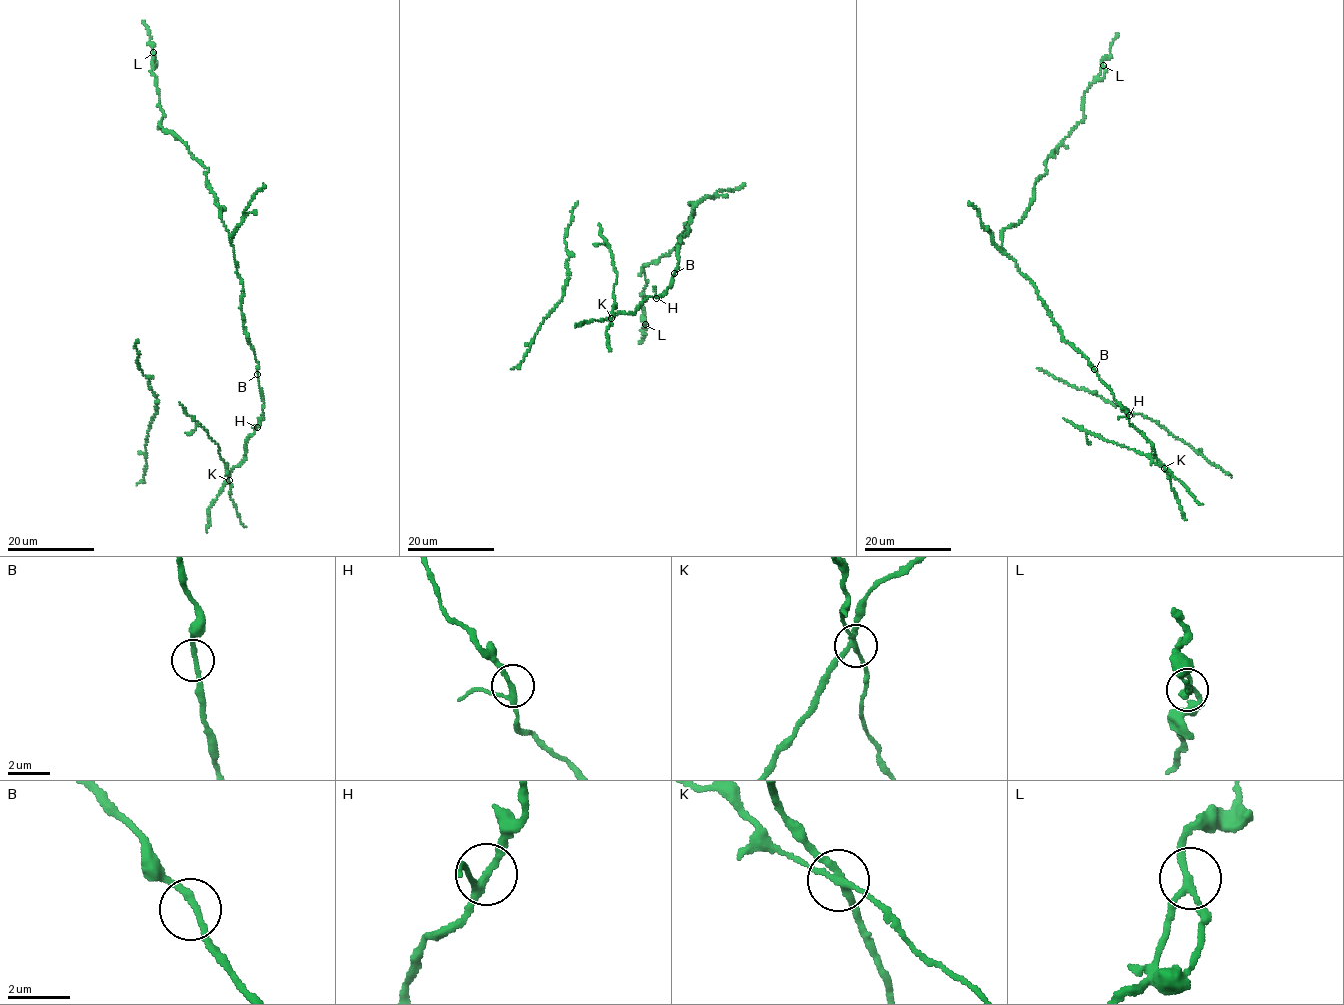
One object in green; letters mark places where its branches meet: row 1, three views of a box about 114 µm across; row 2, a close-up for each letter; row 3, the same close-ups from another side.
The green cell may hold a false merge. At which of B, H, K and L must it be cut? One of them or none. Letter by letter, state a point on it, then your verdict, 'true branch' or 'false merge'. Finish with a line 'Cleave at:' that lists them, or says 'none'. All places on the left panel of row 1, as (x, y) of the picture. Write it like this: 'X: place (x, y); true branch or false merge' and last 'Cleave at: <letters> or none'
B: place (257, 374); true branch
H: place (257, 427); true branch
K: place (229, 480); false merge
L: place (153, 52); true branch
Cleave at: K

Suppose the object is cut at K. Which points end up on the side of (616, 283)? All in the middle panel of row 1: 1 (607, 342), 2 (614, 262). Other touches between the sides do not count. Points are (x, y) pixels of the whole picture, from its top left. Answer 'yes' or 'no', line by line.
1: yes
2: yes

